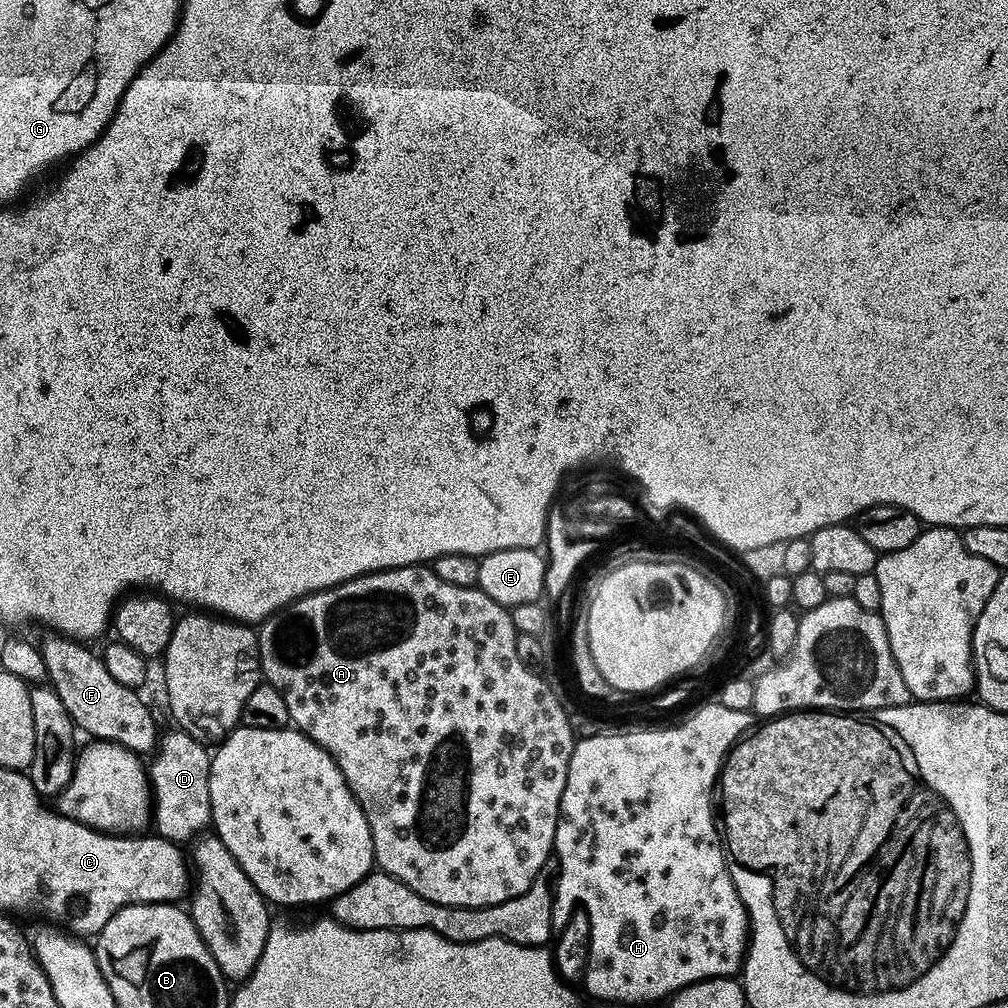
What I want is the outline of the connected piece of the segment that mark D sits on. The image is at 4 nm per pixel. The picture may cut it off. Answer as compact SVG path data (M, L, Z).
M172 728L172 731L161 735L153 759L155 760L150 764L149 779L153 787L153 817L157 835L179 844L189 843L201 835L211 823L209 796L211 753L202 742L189 733Z

